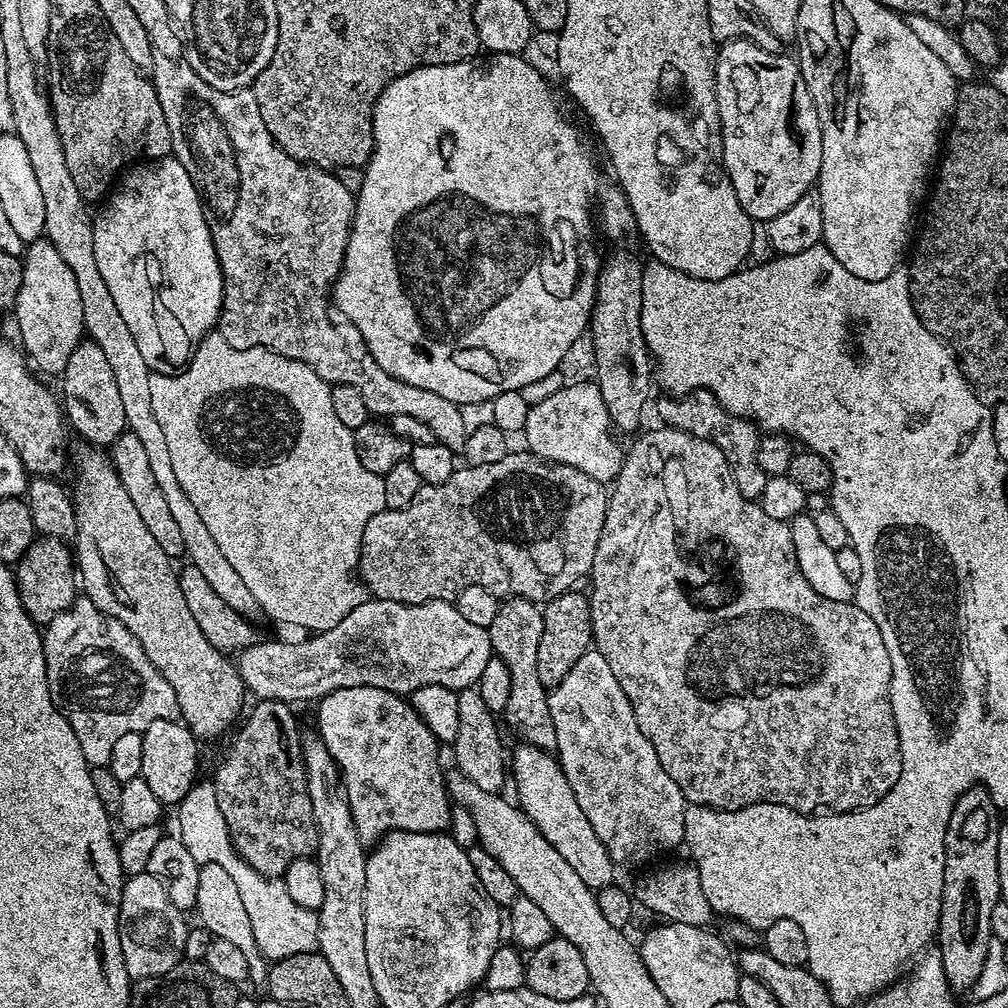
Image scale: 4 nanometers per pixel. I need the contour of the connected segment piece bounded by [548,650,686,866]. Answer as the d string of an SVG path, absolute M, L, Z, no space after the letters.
M595 650L582 654L582 658L574 662L574 670L549 691L548 705L550 718L554 718L555 755L566 774L566 782L570 782L570 790L574 790L574 798L578 798L578 806L582 806L582 814L586 814L590 826L594 826L594 834L602 838L602 846L606 846L613 865L644 864L671 848L681 847L684 844L684 795L678 782L662 770L662 762L658 762L658 754L654 754L654 746L650 746L646 734L638 730L638 718L634 718L630 698L622 694L622 686L618 686L618 678L614 678L606 658Z

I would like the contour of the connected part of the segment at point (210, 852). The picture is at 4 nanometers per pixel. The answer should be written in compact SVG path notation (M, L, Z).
M197 782L182 798L178 805L176 820L180 823L178 835L180 841L190 850L194 862L199 864L217 864L234 878L238 886L238 895L246 906L246 914L250 914L250 926L254 926L254 942L260 947L264 959L271 962L290 958L290 954L317 951L320 918L316 912L306 910L286 894L283 879L269 878L258 874L239 854L232 844L230 830L226 826L226 818L222 818L222 809L218 807L215 783Z

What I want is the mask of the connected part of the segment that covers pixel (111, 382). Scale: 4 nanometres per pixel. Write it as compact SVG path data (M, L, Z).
M91 338L85 339L70 354L62 373L64 392L62 407L67 423L82 436L87 443L110 446L126 430L126 410L122 410L122 398L118 395L118 382L114 380L114 370L102 352L102 346Z

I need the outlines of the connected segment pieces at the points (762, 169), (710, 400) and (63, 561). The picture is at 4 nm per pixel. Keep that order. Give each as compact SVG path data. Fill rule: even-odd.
M729 40L721 43L716 54L716 97L720 110L720 137L724 151L724 169L734 186L734 194L738 194L738 202L742 202L742 210L746 210L746 214L751 216L753 221L767 222L770 218L774 218L774 214L782 214L782 210L786 210L786 206L794 206L794 202L798 202L798 198L809 195L814 188L814 185L810 183L810 178L814 178L812 170L800 170L800 158L798 158L796 150L794 152L790 152L790 150L782 152L780 150L780 148L784 148L780 144L782 140L822 140L818 110L810 98L808 87L800 73L799 63L793 57L791 60L788 54L767 52L765 48L758 47L751 40Z
M697 388L687 396L664 394L661 397L656 404L656 412L660 415L659 423L689 432L692 436L703 436L712 440L714 446L718 446L718 450L726 454L726 462L730 466L732 477L736 479L738 490L742 490L748 500L759 501L762 490L766 490L768 475L766 470L762 470L762 466L758 466L761 433L755 423L727 412L722 402L718 402L718 398L714 398L714 394L706 388Z
M39 537L27 548L14 572L23 608L38 626L46 626L58 613L71 608L78 598L74 554L65 544L61 537Z

